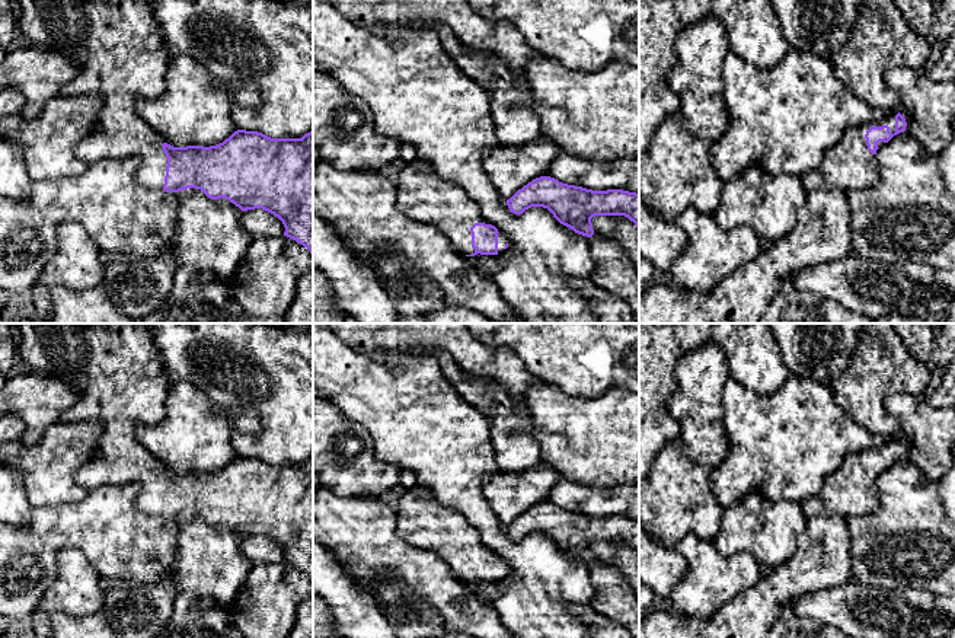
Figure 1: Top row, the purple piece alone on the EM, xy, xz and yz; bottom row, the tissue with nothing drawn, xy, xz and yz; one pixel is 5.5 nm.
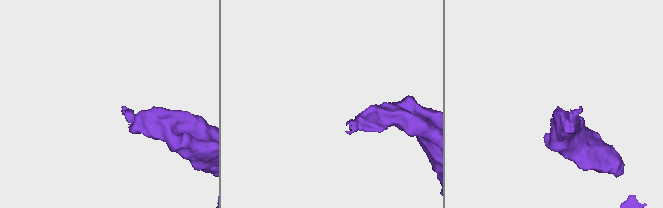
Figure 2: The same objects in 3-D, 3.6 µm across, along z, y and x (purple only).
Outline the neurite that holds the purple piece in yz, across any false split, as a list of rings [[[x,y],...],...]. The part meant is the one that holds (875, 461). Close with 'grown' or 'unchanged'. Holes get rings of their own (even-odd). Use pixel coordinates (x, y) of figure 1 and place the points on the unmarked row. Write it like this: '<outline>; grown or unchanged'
[[[862,323],[849,367],[830,385],[836,402],[860,425],[888,440],[860,453],[846,456],[840,468],[824,482],[821,491],[801,503],[805,517],[839,514],[843,517],[871,514],[878,508],[876,476],[897,460],[907,449],[900,440],[900,422],[885,409],[884,402],[892,395],[927,392],[930,369],[917,361],[903,339],[888,323]]]; grown

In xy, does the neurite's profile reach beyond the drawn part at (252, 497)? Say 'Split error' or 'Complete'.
Split error

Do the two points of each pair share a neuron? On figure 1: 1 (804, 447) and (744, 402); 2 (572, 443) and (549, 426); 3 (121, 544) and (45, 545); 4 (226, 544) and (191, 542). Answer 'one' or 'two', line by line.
1: one
2: one
3: one
4: one

